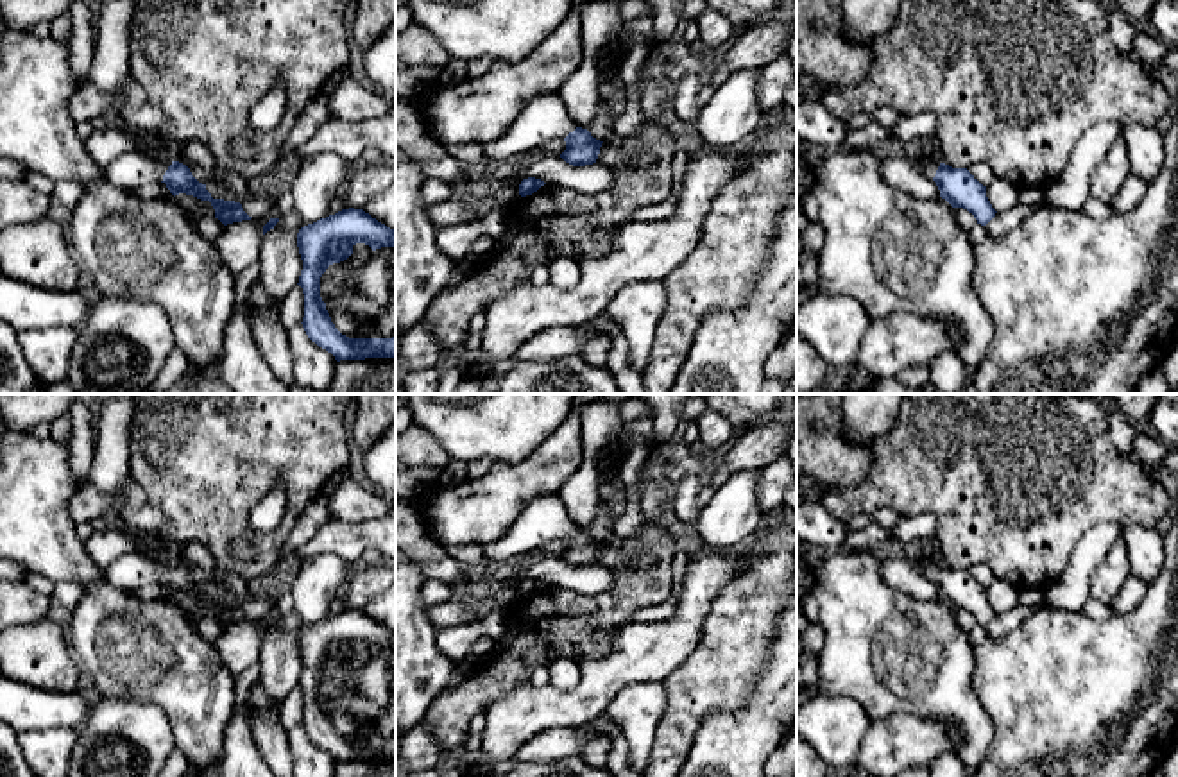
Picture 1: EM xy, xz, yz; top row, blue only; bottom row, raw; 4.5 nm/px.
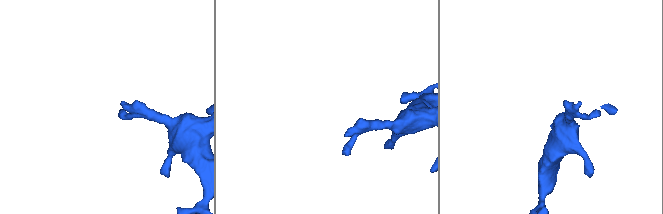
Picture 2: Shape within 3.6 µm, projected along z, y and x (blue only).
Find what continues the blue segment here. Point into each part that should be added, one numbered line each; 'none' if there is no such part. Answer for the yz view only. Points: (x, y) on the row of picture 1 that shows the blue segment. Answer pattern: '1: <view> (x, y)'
1: yz (928, 167)

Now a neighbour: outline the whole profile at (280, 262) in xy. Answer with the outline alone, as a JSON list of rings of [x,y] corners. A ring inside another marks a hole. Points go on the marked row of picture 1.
[[[292,209],[263,235],[258,285],[279,301],[299,283],[303,260],[297,233],[304,226],[308,224]]]

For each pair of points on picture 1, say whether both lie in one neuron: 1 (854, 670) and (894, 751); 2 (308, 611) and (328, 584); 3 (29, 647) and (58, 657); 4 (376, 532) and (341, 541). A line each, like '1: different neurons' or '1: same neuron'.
1: different neurons
2: same neuron
3: same neuron
4: same neuron

